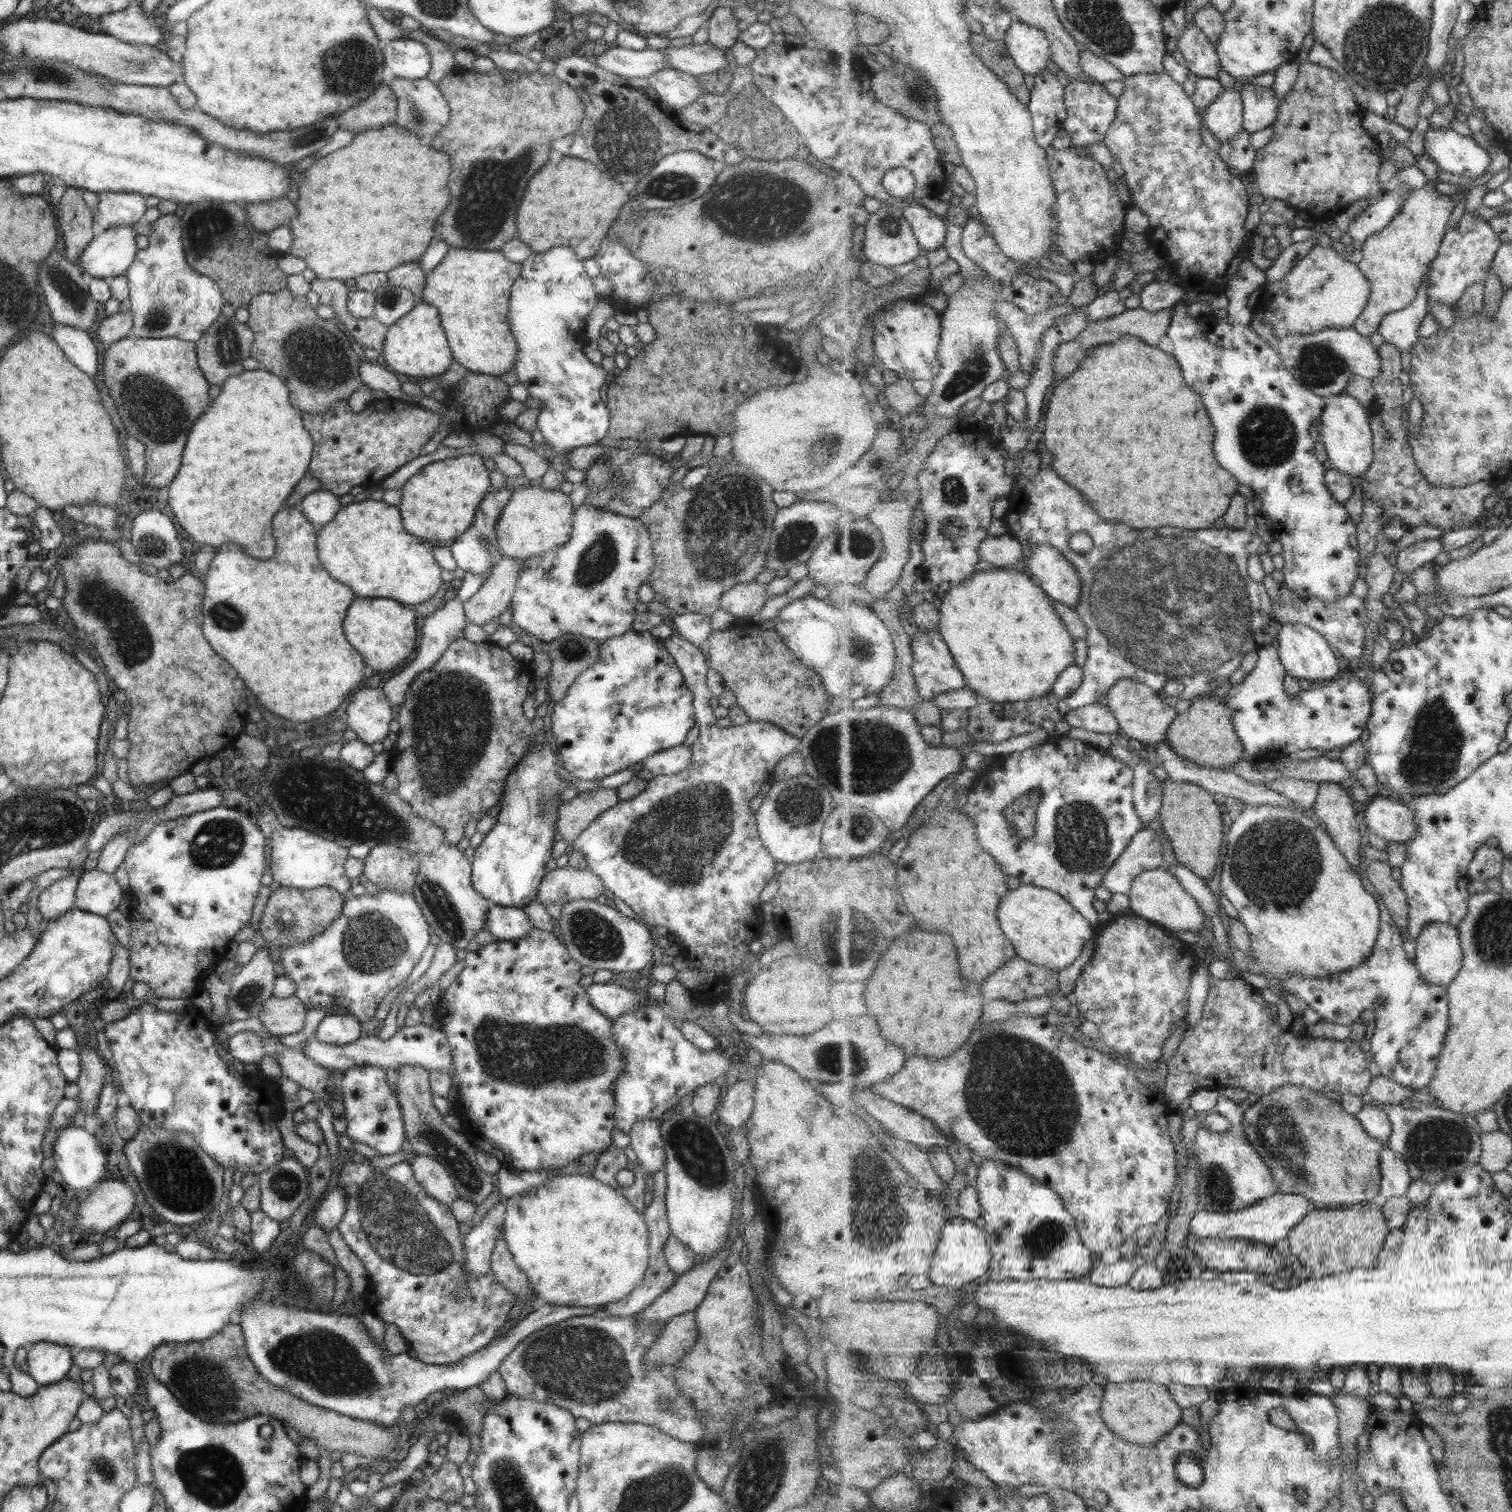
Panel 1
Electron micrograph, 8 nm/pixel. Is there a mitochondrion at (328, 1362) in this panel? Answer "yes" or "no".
yes

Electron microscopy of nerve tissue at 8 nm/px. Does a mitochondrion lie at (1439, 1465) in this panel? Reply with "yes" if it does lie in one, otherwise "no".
no

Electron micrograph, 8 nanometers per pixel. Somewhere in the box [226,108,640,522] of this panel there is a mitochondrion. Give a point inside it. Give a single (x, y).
(483, 213)

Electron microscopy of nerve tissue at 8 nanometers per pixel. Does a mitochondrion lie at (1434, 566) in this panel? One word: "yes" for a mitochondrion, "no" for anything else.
no

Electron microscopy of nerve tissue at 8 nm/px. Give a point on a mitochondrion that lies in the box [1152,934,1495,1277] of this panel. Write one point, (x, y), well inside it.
(1434, 1144)

